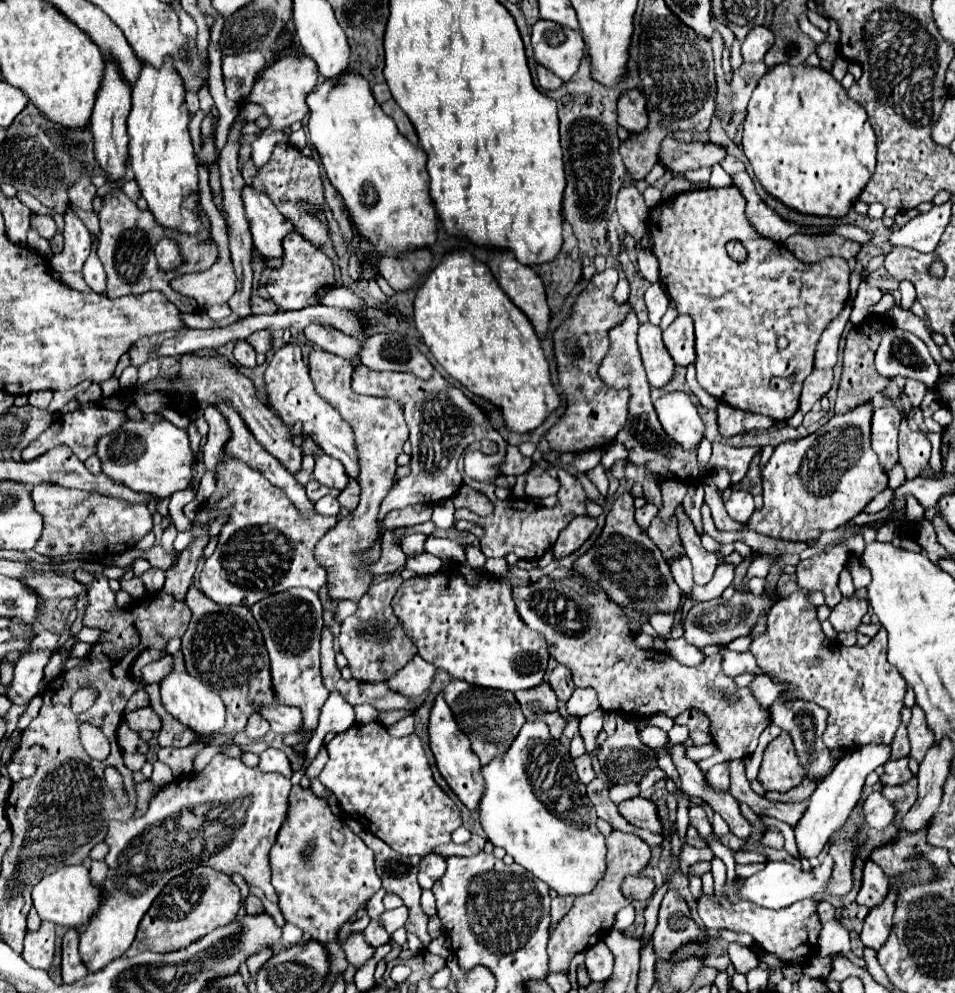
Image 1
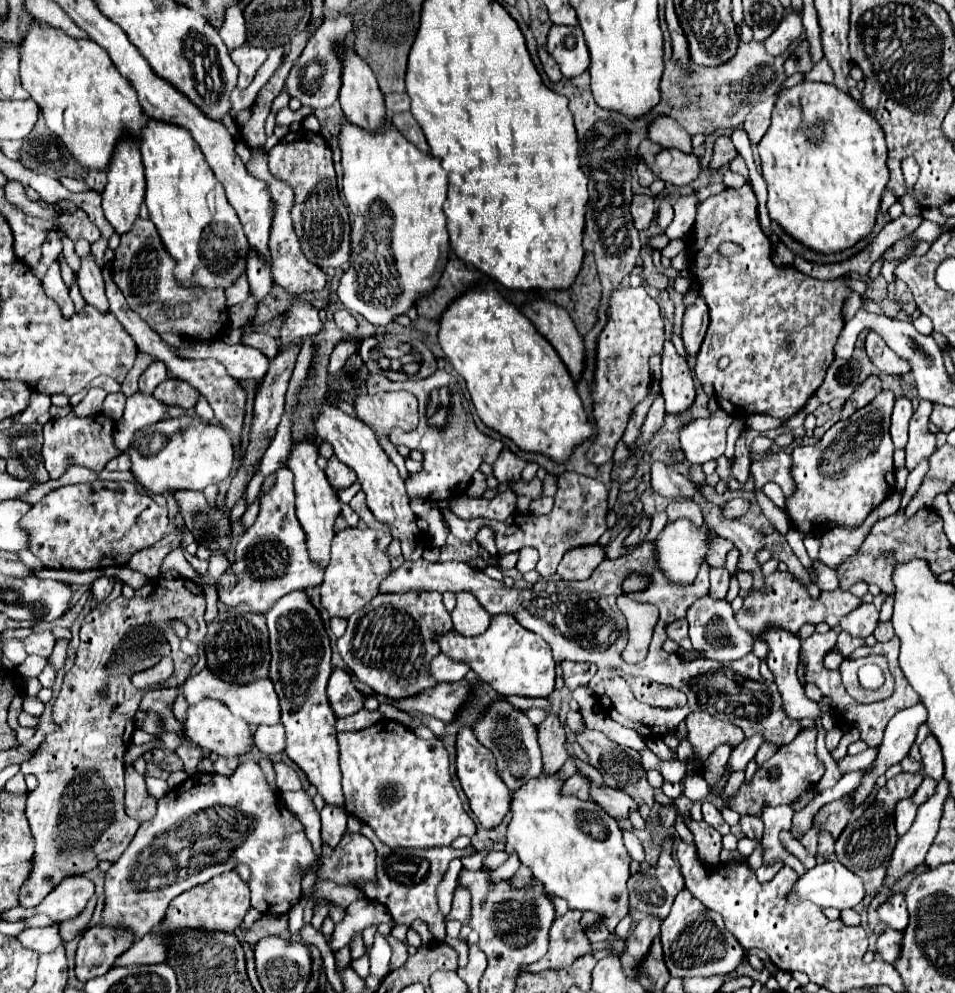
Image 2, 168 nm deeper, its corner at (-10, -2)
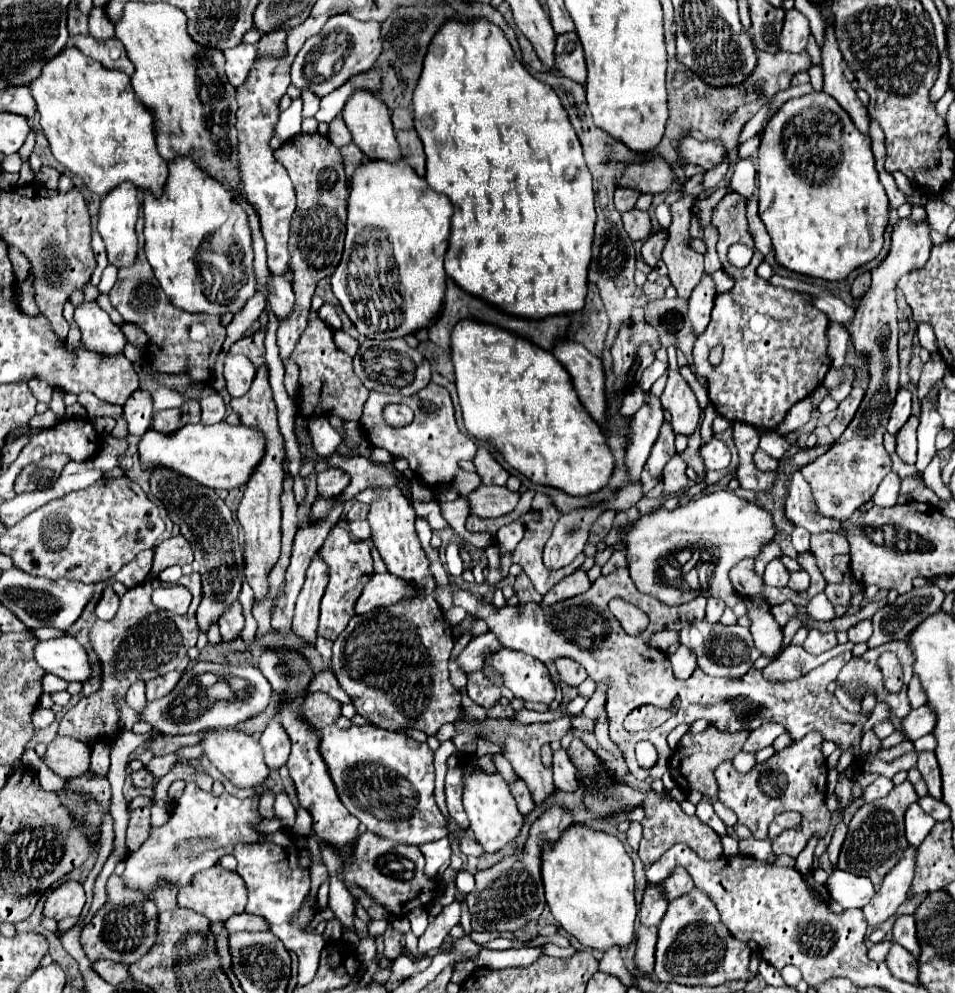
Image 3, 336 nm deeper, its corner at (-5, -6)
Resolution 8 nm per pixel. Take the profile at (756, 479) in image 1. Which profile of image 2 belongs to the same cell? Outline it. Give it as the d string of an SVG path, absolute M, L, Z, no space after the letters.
M758 491L756 493L756 499L758 499L758 505L762 507L762 511L764 511L764 515L768 517L768 521L780 531L780 533L788 533L788 529L790 529L790 523L788 523L788 519L786 519L786 515L762 493L762 491Z

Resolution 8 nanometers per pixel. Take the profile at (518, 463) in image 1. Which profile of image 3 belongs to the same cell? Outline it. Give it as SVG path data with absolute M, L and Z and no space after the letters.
M479 447L473 463L475 463L477 473L485 485L505 485L507 483L509 473L495 461L495 457L485 447Z

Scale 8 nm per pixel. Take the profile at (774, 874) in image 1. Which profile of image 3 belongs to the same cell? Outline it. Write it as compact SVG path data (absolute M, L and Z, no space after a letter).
M833 869L829 873L825 887L827 887L829 897L835 903L839 903L843 909L865 907L875 893L873 883L867 877L853 875L853 873L847 873L841 869Z

